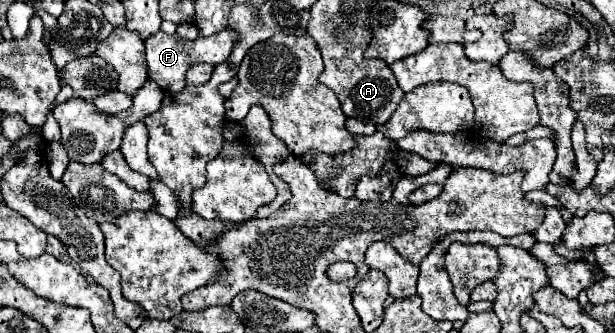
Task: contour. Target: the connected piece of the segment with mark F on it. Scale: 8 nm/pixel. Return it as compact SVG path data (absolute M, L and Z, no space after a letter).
M226 28L214 36L198 36L196 40L188 42L188 40L182 40L178 34L166 34L166 32L158 32L154 36L148 36L144 40L144 46L146 46L146 64L148 64L148 78L154 80L164 92L180 92L184 90L186 86L186 70L198 62L208 62L208 64L222 64L230 52L232 52L232 46L236 44L238 36L234 30Z

